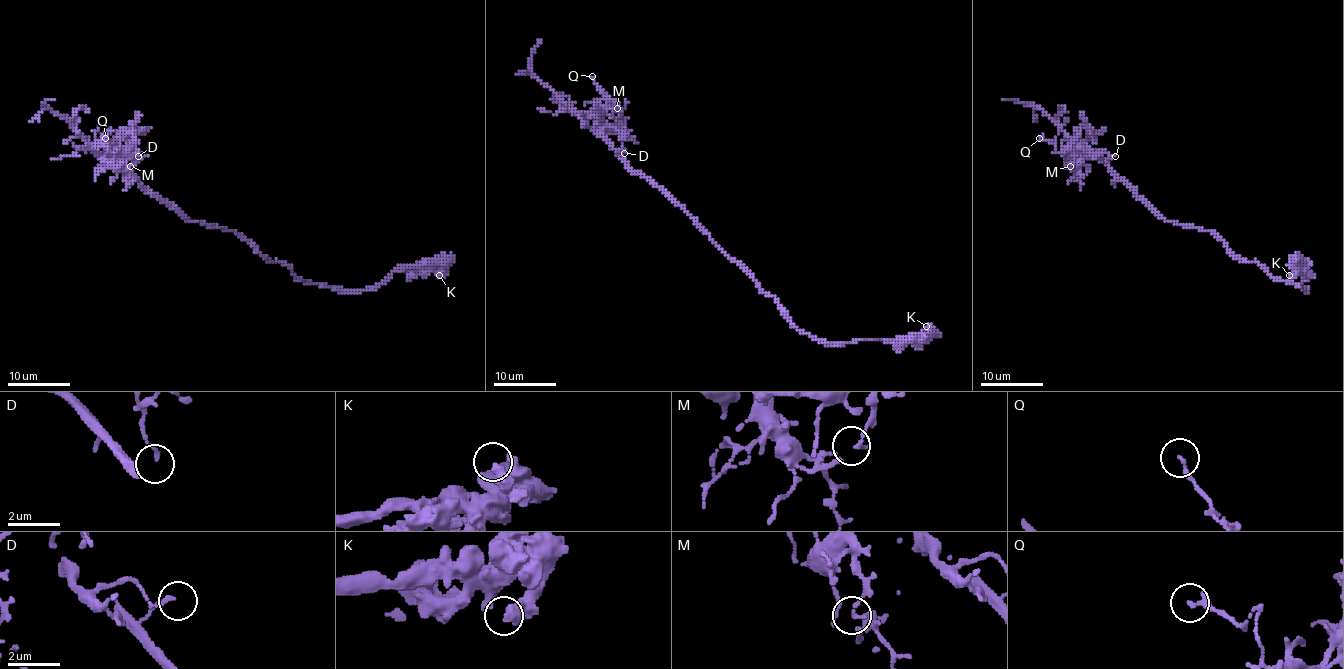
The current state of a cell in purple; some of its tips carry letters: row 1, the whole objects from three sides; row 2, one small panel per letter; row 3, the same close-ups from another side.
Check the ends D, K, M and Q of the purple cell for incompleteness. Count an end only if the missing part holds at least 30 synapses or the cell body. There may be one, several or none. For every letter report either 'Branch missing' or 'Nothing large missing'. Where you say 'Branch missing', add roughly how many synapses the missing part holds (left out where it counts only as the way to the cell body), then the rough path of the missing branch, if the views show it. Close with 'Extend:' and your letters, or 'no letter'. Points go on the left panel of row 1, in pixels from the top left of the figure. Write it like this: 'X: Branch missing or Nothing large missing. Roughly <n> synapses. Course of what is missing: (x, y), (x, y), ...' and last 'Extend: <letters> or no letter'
D: Nothing large missing
K: Nothing large missing
M: Nothing large missing
Q: Nothing large missing
Extend: no letter

